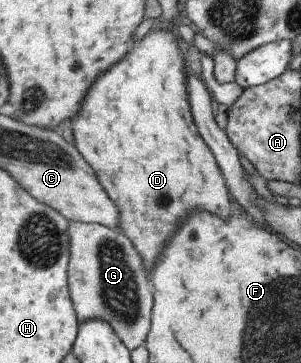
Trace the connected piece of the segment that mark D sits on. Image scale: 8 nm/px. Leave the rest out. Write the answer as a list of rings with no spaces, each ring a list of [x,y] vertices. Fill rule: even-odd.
[[[150,29],[122,60],[93,80],[79,112],[68,121],[76,150],[92,168],[106,196],[115,204],[117,229],[131,242],[136,254],[140,254],[146,272],[150,272],[156,256],[160,256],[160,248],[172,232],[176,232],[188,212],[206,210],[220,218],[228,218],[232,212],[228,190],[217,162],[206,143],[200,140],[191,117],[185,87],[186,66],[177,46],[178,41],[172,31]]]

